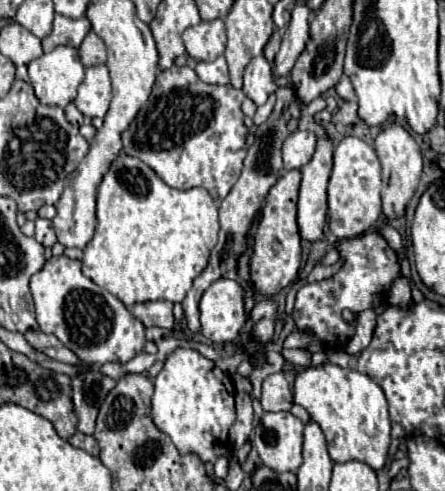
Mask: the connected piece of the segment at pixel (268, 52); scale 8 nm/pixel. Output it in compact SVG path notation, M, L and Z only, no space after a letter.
M276 30L276 32L272 34L272 38L268 40L266 48L264 48L264 56L266 56L268 62L274 62L274 56L276 56L276 52L278 52L278 48L280 48L280 34L278 34L278 30Z

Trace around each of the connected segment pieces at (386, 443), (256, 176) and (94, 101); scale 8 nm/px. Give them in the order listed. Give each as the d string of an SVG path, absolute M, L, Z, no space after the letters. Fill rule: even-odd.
M334 364L306 368L296 374L294 402L304 406L310 418L320 424L332 462L358 460L372 466L372 470L384 468L390 448L390 418L382 388L366 374Z
M290 82L286 86L278 86L276 88L274 110L270 112L268 120L256 128L256 138L248 146L248 156L244 158L242 174L240 174L238 182L232 186L230 194L220 202L220 234L218 234L218 244L214 246L214 250L210 254L210 262L208 262L206 270L194 280L194 286L190 288L190 292L186 294L186 298L182 302L188 330L200 330L198 298L202 296L202 290L206 290L206 286L210 286L210 282L222 278L228 270L236 270L238 268L238 260L240 260L240 256L246 250L246 236L248 236L248 232L250 232L250 228L254 224L254 218L260 212L262 204L264 204L264 198L266 198L268 190L282 176L282 168L284 166L282 166L282 152L280 150L282 150L284 140L298 128L302 108L304 108L304 104L296 96L296 92L294 92Z
M104 64L86 68L86 76L78 86L78 96L74 100L76 108L88 118L94 118L94 116L104 118L104 114L108 112L110 100L112 100L112 88L110 88L108 68Z

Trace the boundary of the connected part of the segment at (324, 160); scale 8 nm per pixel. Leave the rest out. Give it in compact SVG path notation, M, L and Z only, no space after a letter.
M318 138L312 160L300 168L302 184L298 198L298 226L304 240L316 242L322 238L326 224L326 186L332 172L332 140Z

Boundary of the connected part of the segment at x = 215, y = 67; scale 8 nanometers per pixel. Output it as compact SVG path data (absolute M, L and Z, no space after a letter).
M220 56L220 58L212 60L212 62L198 62L196 74L206 84L230 84L228 64L226 64L224 56Z

